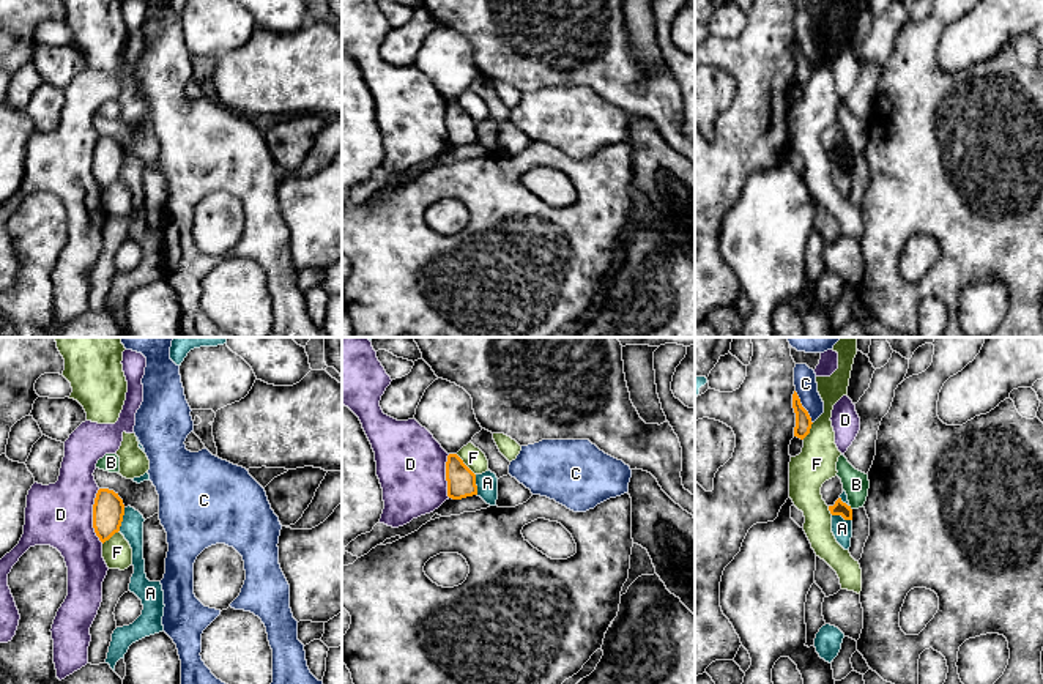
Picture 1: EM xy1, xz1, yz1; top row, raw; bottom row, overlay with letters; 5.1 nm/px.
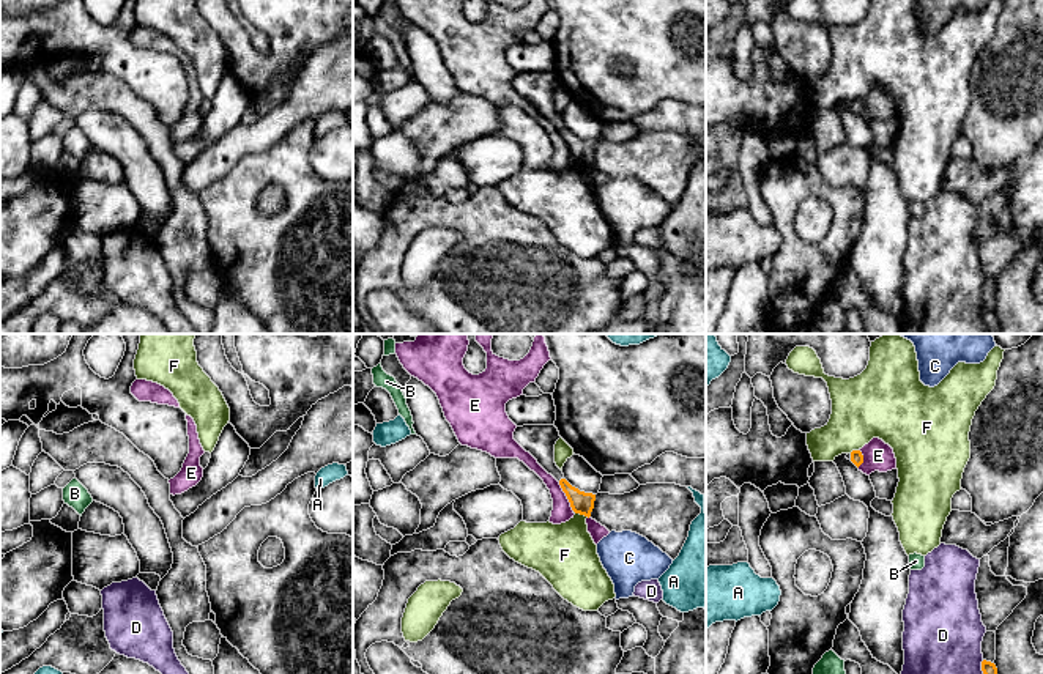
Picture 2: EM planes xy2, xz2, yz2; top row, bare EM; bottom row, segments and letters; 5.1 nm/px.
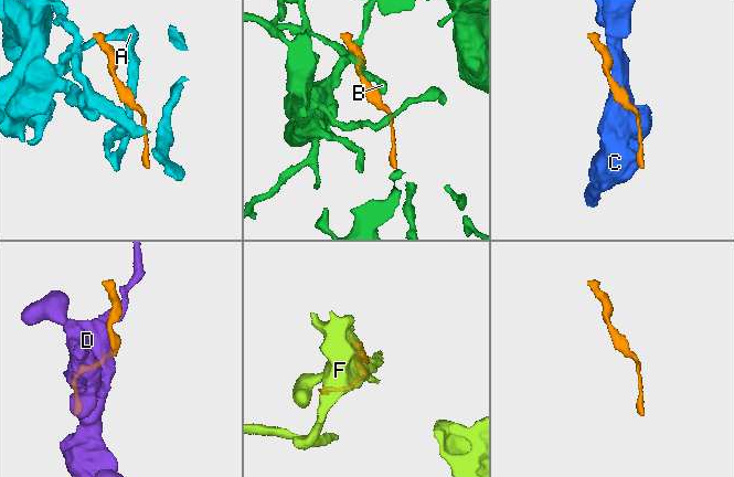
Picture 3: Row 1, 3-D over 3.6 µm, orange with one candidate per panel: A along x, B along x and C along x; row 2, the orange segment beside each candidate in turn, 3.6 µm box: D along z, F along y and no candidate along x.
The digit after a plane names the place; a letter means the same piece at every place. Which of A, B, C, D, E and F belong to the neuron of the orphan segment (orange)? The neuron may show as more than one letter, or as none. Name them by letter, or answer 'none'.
none

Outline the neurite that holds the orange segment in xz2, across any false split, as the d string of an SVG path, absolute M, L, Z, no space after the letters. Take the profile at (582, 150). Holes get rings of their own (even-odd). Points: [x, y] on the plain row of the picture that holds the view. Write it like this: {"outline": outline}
{"outline": "M523 72L514 79L514 87L559 129L572 157L589 165L596 142L580 139L564 126L562 118L555 110L555 91L559 85L559 79L555 72Z"}

